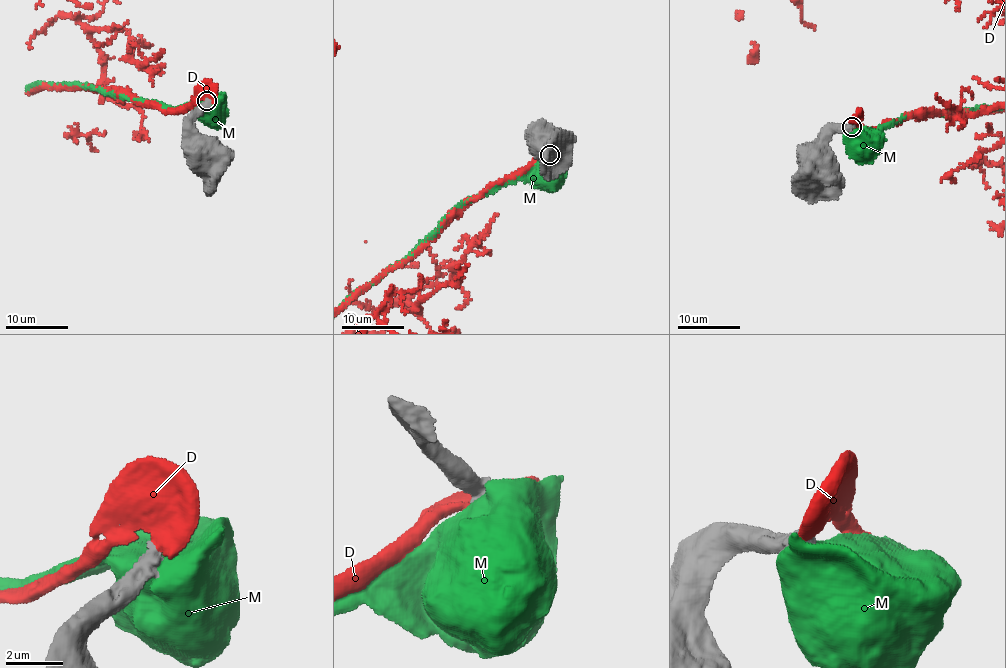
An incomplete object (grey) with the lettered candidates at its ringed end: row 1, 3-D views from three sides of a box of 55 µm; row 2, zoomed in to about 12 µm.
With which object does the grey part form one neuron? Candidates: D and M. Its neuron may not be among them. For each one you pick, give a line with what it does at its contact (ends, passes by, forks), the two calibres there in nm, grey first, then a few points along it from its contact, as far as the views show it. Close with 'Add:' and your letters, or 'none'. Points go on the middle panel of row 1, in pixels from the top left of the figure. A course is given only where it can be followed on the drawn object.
D: it ends there; 550 nm thick on the grey side, 550 nm on the other
Add: D

